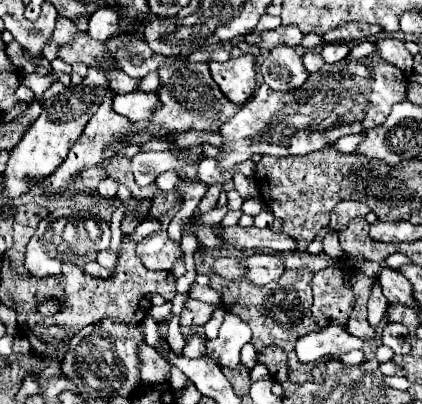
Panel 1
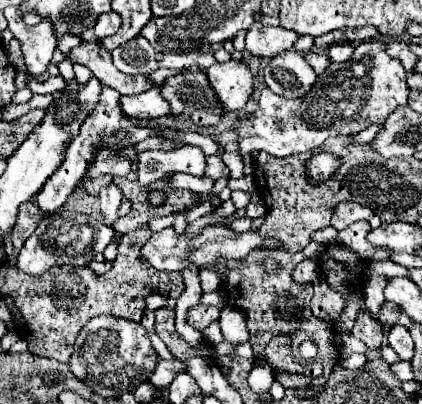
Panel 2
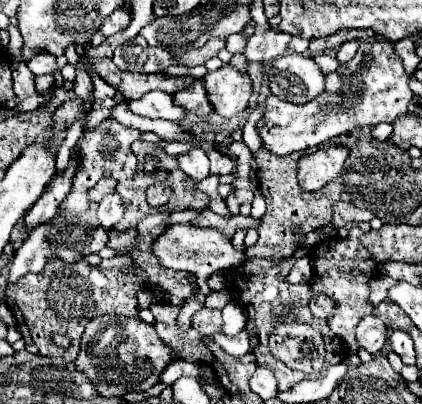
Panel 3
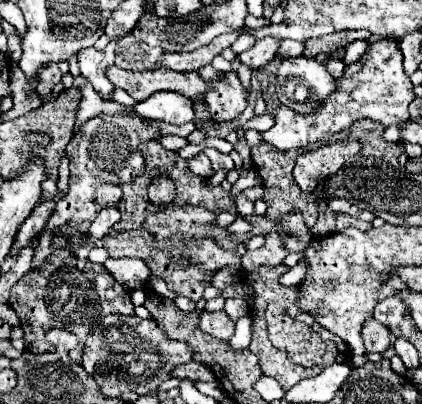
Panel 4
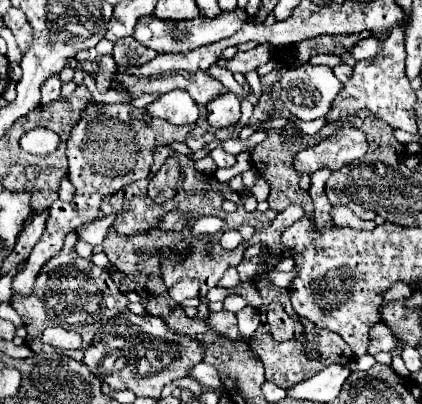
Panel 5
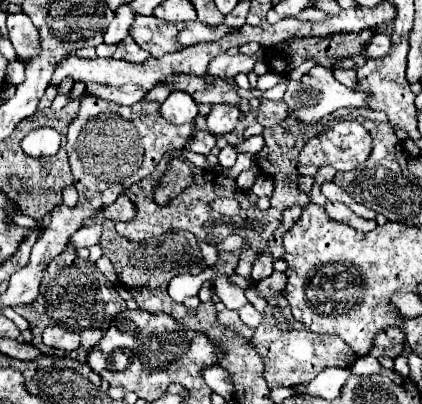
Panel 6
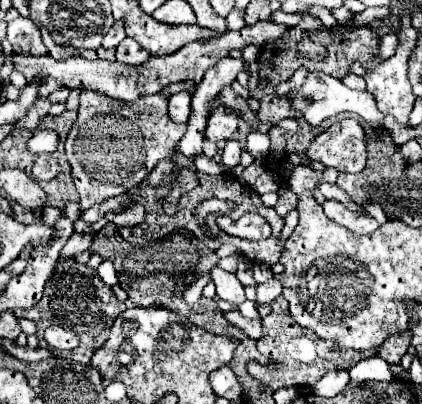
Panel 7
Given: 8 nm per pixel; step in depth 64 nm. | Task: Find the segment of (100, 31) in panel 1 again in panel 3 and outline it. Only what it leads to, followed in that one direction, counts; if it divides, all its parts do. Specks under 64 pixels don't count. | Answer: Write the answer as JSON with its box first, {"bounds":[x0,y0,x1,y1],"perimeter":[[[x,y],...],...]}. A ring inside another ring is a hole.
{"bounds":[100,8,130,38],"perimeter":[[[118,8],[118,10],[114,10],[114,12],[104,20],[104,24],[100,26],[100,32],[102,32],[103,36],[108,38],[112,36],[112,34],[124,30],[128,24],[130,24],[128,12],[126,12],[124,8]]]}

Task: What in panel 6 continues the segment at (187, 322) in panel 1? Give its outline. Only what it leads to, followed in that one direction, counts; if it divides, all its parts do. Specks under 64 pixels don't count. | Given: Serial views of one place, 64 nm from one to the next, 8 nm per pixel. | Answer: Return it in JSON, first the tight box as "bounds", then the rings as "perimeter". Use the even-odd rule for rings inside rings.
{"bounds":[216,310,254,340],"perimeter":[[[222,310],[222,312],[218,312],[218,314],[216,314],[216,320],[218,320],[220,326],[230,328],[232,332],[236,332],[238,336],[244,336],[246,340],[250,340],[252,334],[254,334],[250,328],[246,328],[246,326],[240,322],[238,312],[234,312],[234,310]]]}

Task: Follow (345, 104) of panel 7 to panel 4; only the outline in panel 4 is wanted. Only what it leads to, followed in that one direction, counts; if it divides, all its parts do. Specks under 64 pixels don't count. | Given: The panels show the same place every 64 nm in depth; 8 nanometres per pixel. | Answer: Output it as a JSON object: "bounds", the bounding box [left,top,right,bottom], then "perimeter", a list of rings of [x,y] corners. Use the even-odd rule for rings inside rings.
{"bounds":[274,56,336,114],"perimeter":[[[306,56],[282,60],[274,76],[280,104],[290,106],[298,114],[310,114],[334,88],[336,84],[328,70]]]}

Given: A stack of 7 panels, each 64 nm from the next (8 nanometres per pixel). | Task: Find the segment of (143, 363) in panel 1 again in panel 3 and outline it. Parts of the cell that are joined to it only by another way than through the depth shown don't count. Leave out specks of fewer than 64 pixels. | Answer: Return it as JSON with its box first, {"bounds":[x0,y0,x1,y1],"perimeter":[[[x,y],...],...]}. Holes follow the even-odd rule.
{"bounds":[160,360,198,386],"perimeter":[[[172,360],[162,372],[160,372],[160,382],[166,386],[172,386],[180,376],[196,376],[198,378],[198,368],[194,362],[184,362],[184,360]]]}

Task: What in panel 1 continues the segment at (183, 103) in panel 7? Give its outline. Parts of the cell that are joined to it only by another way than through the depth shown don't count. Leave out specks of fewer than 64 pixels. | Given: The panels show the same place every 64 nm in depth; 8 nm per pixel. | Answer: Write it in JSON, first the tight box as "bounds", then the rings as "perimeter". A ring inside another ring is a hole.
{"bounds":[112,92,158,122],"perimeter":[[[132,92],[132,96],[128,94],[114,94],[114,102],[112,102],[112,110],[132,122],[142,122],[148,120],[152,108],[158,106],[158,98],[156,94],[146,94],[146,92]]]}

